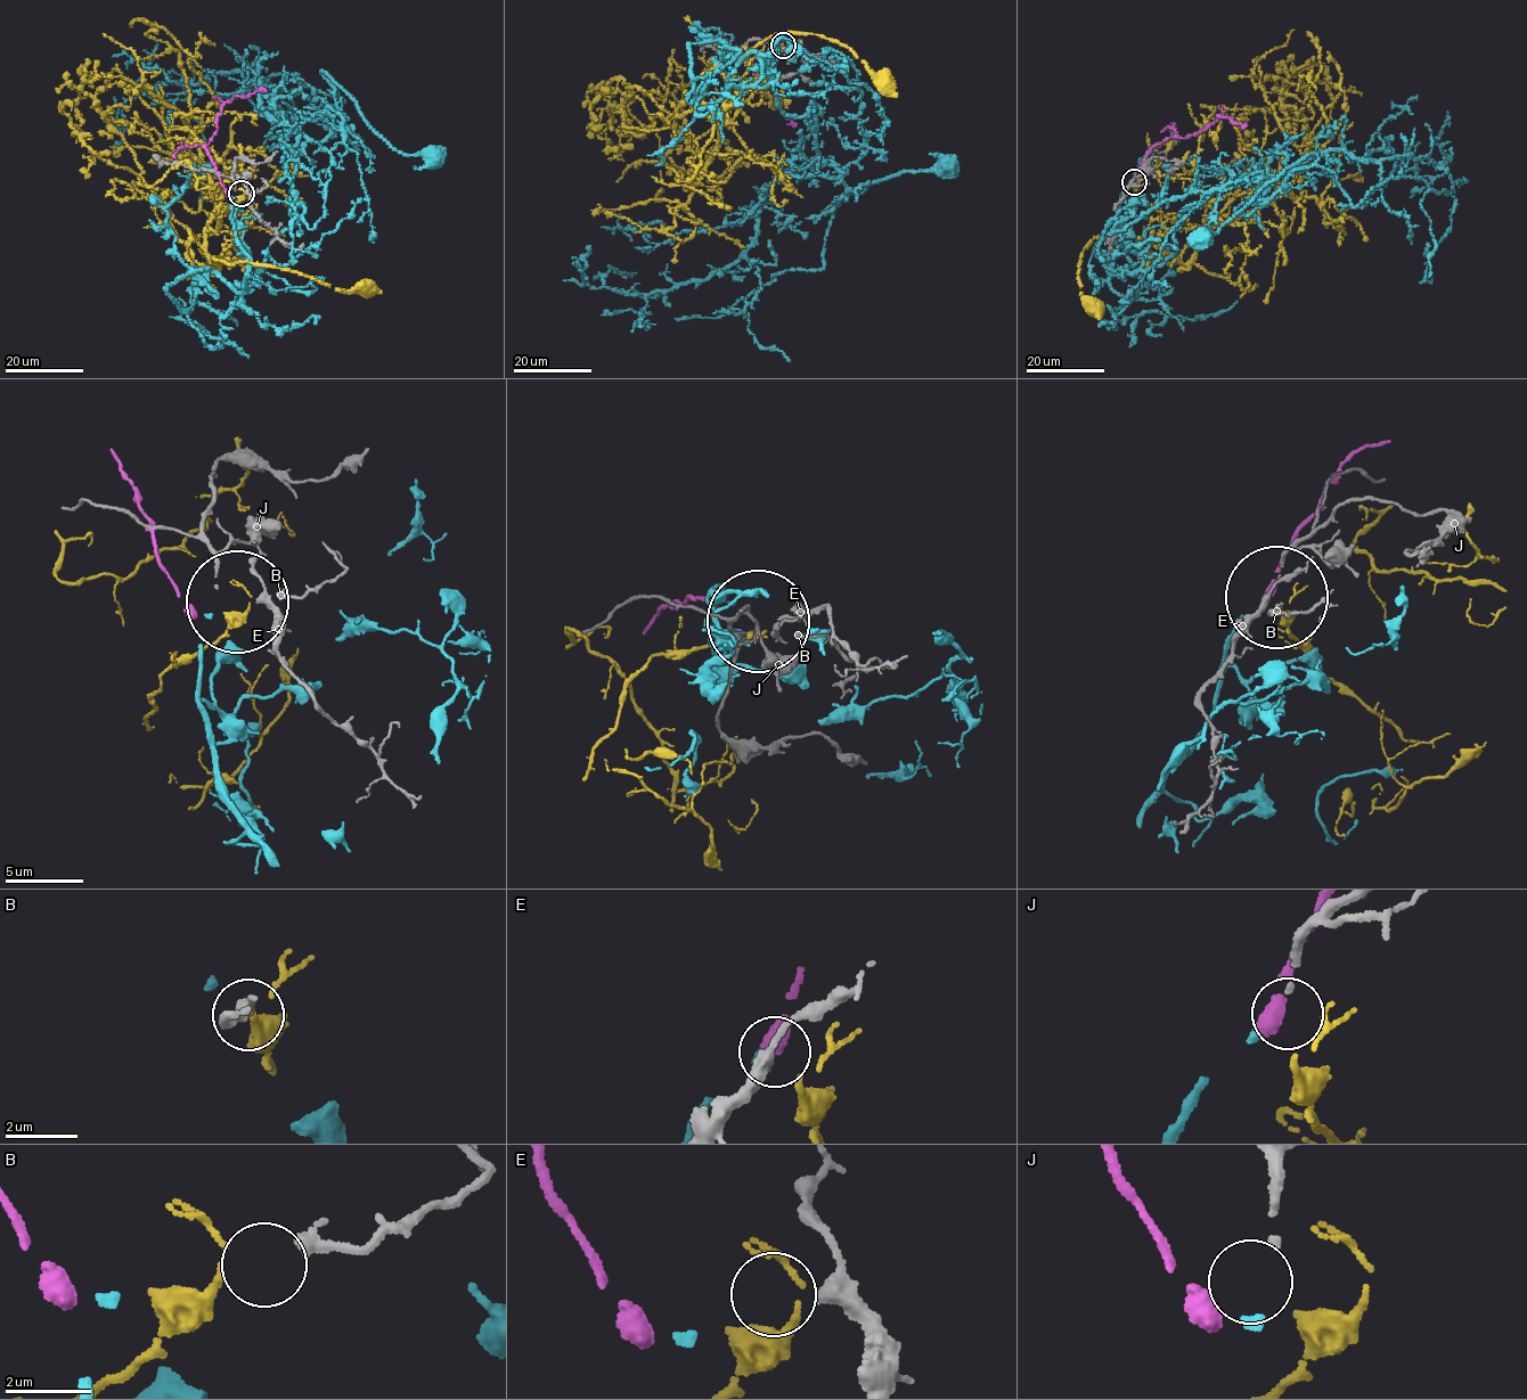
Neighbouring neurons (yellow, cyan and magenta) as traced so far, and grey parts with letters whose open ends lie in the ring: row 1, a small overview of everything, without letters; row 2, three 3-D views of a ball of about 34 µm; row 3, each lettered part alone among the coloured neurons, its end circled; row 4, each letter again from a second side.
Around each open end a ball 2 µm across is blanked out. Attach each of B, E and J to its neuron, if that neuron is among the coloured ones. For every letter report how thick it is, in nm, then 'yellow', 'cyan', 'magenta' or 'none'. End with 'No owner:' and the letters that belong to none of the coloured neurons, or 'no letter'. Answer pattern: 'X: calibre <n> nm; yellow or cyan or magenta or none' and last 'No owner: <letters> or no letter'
B: calibre 360 nm; yellow
E: calibre 280 nm; none
J: calibre 130 nm; cyan
No owner: E

